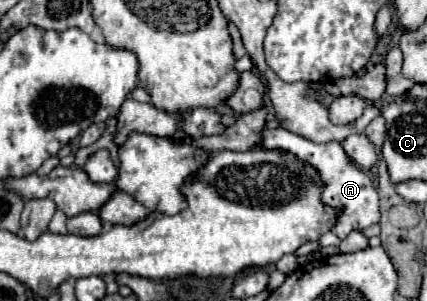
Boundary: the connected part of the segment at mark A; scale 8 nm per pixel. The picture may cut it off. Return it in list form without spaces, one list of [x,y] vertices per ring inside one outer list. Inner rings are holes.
[[[275,128],[275,130],[263,130],[261,132],[261,146],[263,148],[277,148],[277,150],[285,150],[295,154],[299,160],[311,164],[321,178],[321,202],[337,208],[337,222],[331,228],[331,232],[335,236],[339,236],[341,240],[351,232],[351,230],[365,230],[367,226],[379,222],[379,196],[377,190],[369,178],[367,172],[363,172],[357,164],[353,164],[349,160],[349,156],[345,154],[343,146],[339,142],[327,142],[327,144],[317,144],[311,142],[303,136],[297,136],[289,130],[283,128]]]

